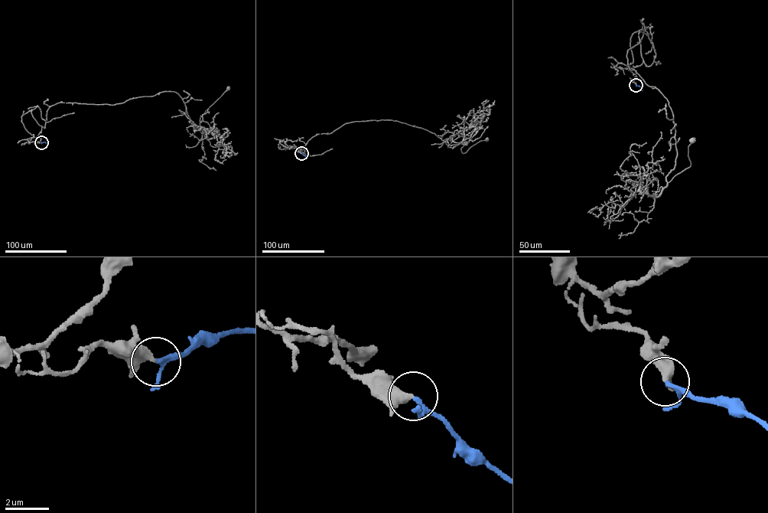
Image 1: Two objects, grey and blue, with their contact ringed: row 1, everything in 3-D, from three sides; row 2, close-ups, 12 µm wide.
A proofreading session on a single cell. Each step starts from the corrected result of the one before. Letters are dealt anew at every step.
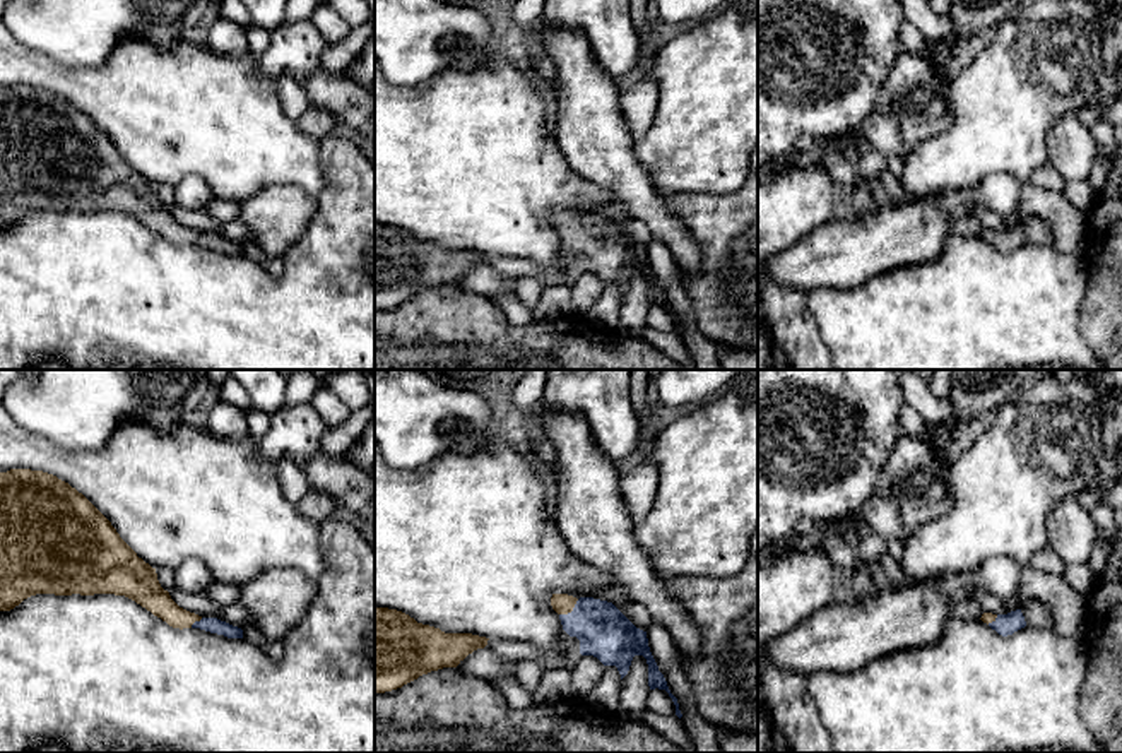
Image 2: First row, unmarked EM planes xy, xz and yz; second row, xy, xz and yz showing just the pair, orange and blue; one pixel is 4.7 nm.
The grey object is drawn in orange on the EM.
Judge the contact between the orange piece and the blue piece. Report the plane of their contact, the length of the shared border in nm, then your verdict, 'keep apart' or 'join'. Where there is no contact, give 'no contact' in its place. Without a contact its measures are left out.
xz | 120 nm | join

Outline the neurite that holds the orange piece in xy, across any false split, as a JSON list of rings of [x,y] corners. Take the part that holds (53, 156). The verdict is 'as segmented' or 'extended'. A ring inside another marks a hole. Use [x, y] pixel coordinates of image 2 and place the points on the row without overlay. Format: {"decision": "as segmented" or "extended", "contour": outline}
{"decision": "extended", "contour": [[[10,86],[0,89],[0,228],[36,210],[125,212],[173,245],[243,255],[238,243],[180,224],[161,204],[156,185],[139,175],[111,139],[68,99],[43,87]]]}

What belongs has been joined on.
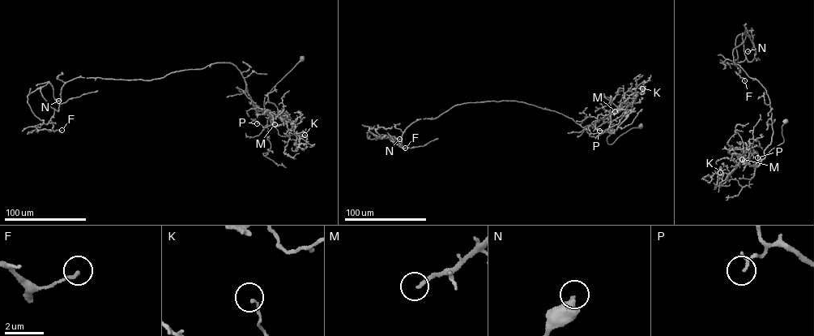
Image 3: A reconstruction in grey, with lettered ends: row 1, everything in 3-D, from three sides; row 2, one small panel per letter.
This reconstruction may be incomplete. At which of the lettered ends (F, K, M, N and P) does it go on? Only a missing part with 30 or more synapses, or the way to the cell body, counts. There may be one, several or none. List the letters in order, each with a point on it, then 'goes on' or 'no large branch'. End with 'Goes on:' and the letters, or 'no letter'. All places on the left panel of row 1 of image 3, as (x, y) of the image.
F: (61, 130) | no large branch
K: (304, 135) | no large branch
M: (274, 124) | no large branch
N: (58, 101) | no large branch
P: (257, 123) | no large branch
Goes on: no letter

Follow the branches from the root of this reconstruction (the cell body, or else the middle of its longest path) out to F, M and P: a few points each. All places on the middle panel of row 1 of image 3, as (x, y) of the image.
F: (641, 126), (610, 144), (556, 111), (466, 102), (411, 123), (402, 148), (392, 138), (405, 148)
M: (641, 126), (630, 129), (610, 144), (607, 137), (628, 114), (628, 111), (624, 109), (609, 114), (615, 111)
P: (641, 126), (630, 129), (610, 144), (607, 138), (612, 131), (599, 131)

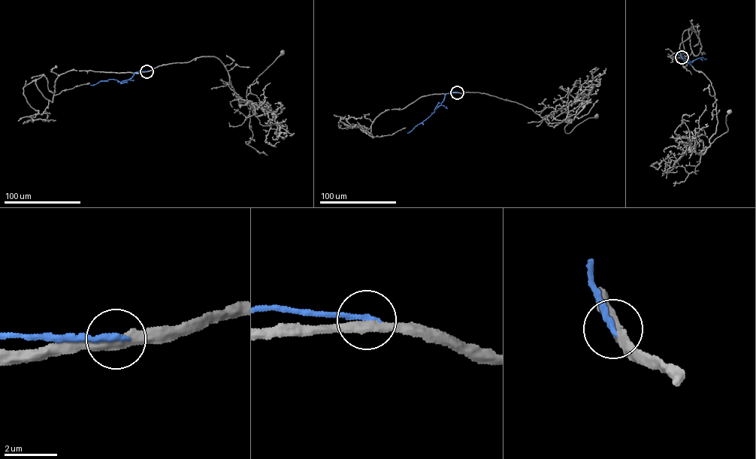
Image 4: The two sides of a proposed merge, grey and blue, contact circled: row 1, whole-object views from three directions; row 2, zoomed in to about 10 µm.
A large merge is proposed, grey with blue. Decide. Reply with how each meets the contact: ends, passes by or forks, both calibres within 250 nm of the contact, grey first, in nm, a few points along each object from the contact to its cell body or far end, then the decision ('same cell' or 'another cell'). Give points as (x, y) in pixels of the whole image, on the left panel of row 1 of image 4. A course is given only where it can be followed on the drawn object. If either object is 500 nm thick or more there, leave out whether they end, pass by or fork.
grey passes by; blue ends; calibres 360 and 220 nm; course grey (146, 71), (201, 57), (216, 57), (228, 72), (237, 98), (249, 104), (247, 89), (282, 52); course blue (146, 71), (134, 72), (132, 77), (121, 83), (110, 79), (90, 85); another cell

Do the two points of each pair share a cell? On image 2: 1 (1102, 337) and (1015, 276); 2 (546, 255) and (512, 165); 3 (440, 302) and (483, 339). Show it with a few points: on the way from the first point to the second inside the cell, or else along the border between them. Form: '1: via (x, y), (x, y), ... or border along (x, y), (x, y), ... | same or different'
1: border along (1086, 283), (1080, 314), (1080, 334), (1092, 351) | different
2: via (529, 233), (512, 216), (512, 187) | same
3: via (450, 312), (472, 334) | same

